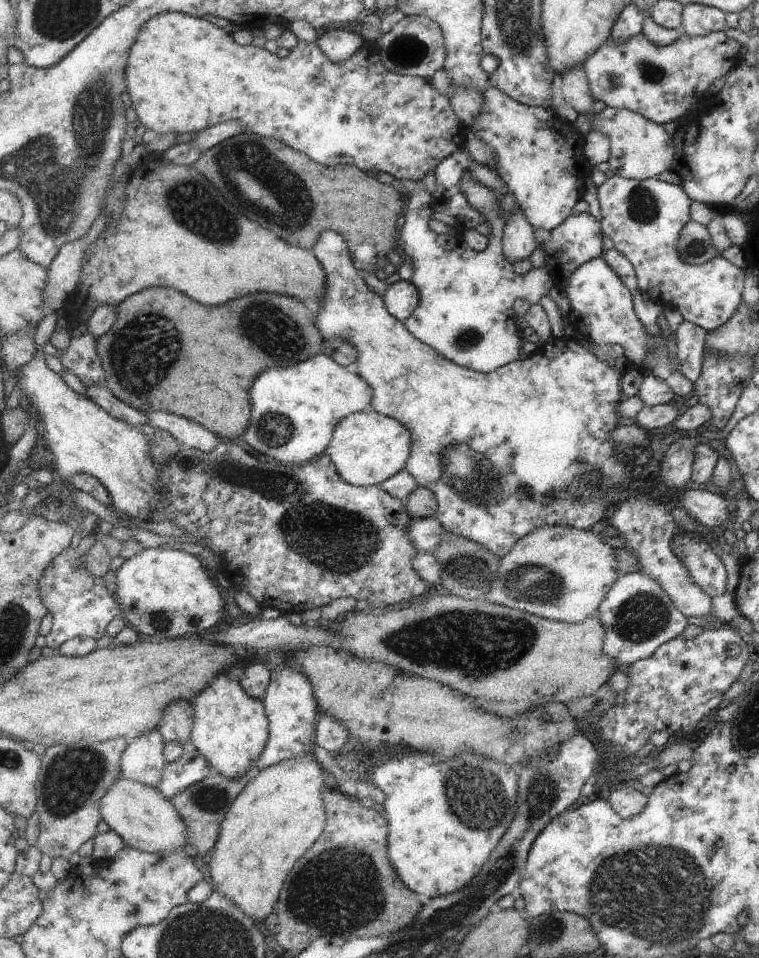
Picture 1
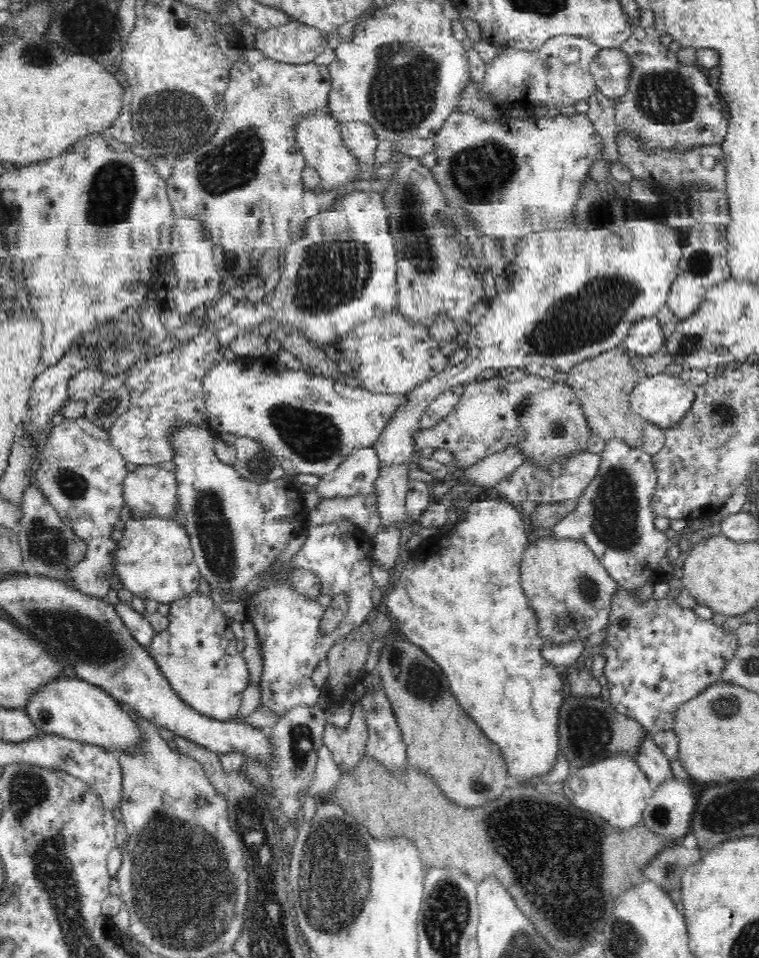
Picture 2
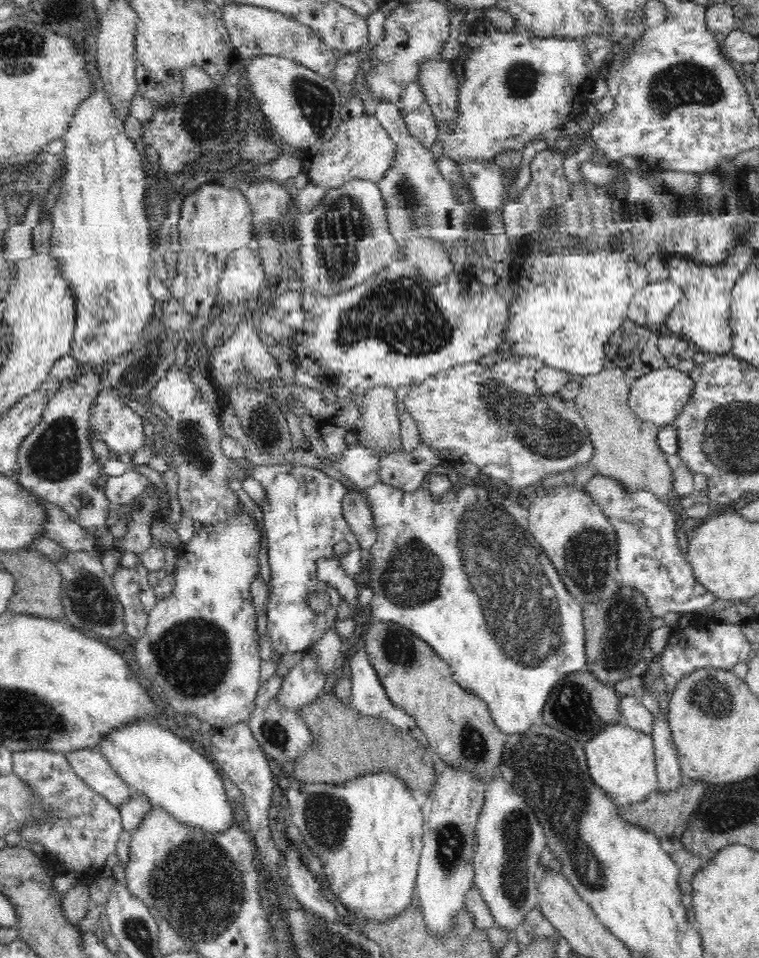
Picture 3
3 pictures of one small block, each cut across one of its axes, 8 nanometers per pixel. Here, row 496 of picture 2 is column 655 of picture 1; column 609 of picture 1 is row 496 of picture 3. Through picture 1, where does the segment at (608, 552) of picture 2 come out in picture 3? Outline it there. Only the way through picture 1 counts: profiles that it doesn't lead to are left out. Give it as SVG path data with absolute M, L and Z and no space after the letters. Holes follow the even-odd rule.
M597 473L590 482L585 485L587 493L598 503L602 512L608 517L610 524L618 533L618 574L622 583L634 587L644 593L647 605L653 611L653 615L660 618L668 612L696 613L696 610L704 610L714 604L716 597L698 583L694 577L691 564L683 556L678 544L677 517L678 513L662 503L656 495L651 492L640 491L639 493L628 493L620 486L620 483L610 477Z

